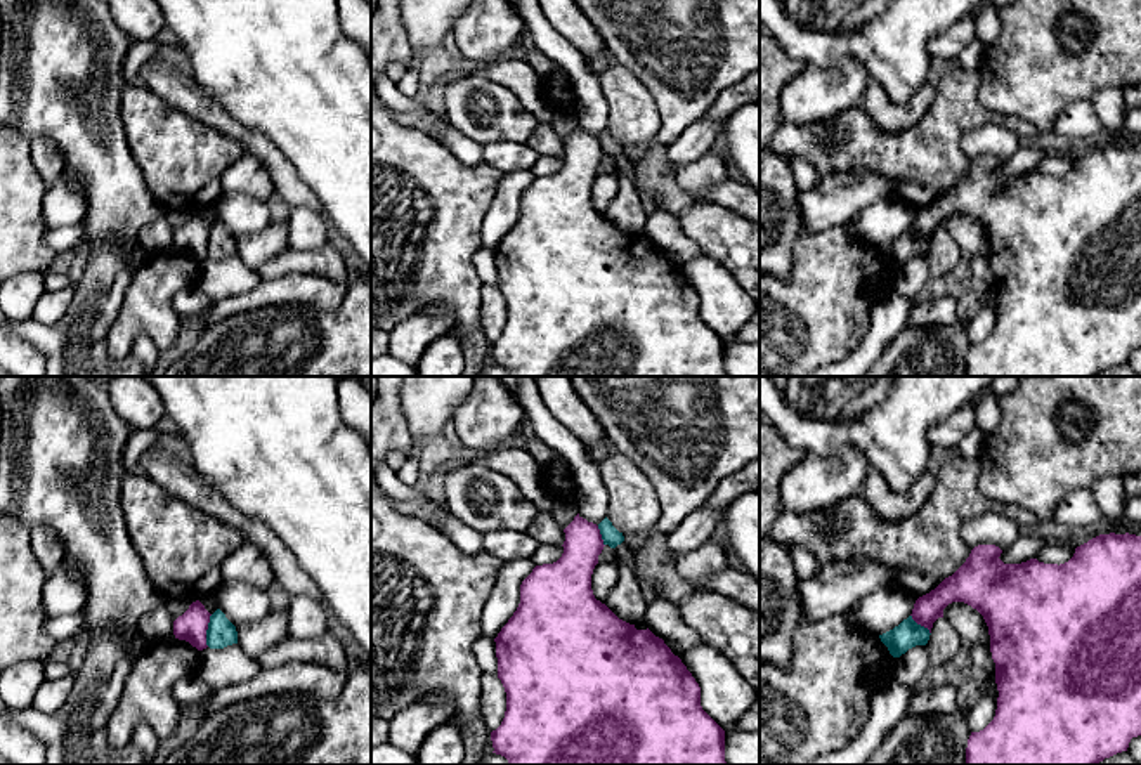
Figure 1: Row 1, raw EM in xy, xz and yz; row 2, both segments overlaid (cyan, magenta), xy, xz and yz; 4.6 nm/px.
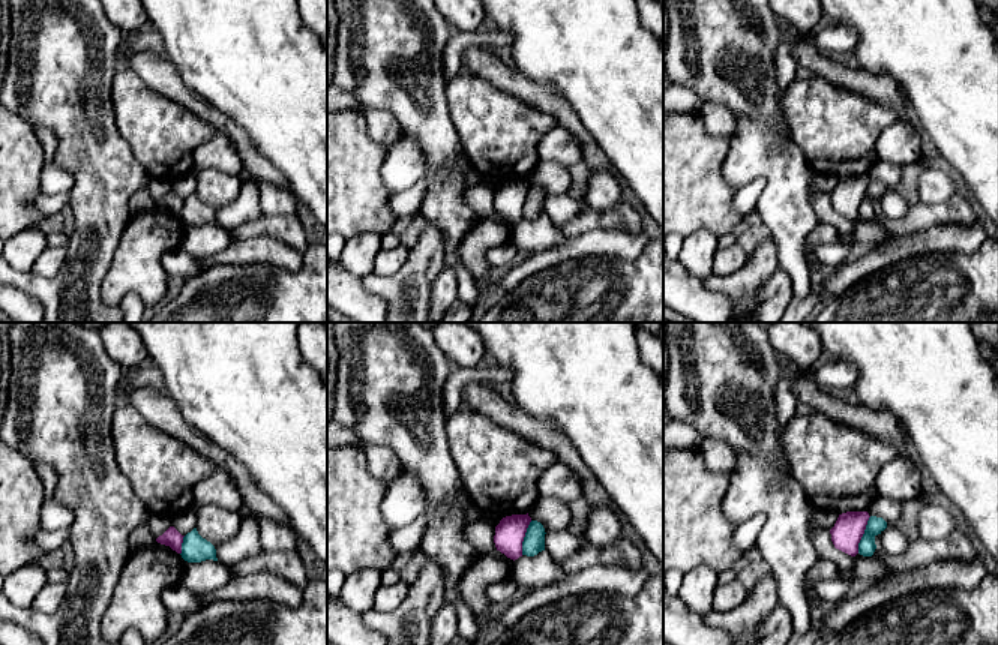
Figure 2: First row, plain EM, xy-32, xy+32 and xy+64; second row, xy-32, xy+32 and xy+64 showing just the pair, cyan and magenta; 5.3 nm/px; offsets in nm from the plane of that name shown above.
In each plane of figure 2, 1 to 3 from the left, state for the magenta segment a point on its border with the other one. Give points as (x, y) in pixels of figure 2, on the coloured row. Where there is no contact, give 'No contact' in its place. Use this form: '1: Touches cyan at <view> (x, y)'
1: Touches cyan at xy-32 (182, 545)
2: Touches cyan at xy+32 (524, 537)
3: Touches cyan at xy+64 (863, 534)

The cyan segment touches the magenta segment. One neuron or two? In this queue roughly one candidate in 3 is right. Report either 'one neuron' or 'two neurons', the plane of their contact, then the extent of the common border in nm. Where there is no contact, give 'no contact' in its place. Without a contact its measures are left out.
two neurons | xy | 150 nm

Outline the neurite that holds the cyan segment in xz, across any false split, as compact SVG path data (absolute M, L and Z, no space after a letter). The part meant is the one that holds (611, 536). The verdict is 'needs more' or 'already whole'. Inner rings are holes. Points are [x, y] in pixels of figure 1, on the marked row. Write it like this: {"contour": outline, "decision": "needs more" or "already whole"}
{"contour": "M607 517L598 524L598 529L600 529L603 545L609 545L610 548L616 548L624 541L623 533L619 533Z", "decision": "already whole"}

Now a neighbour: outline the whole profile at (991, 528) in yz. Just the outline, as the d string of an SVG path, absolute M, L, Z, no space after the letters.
M997 512L971 517L962 526L962 538L971 548L995 545L1007 550L1021 534L1023 529L1009 515Z

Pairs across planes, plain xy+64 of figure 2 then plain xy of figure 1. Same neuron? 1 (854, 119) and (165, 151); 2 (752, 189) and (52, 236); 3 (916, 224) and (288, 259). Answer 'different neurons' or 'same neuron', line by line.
1: same neuron
2: same neuron
3: same neuron

